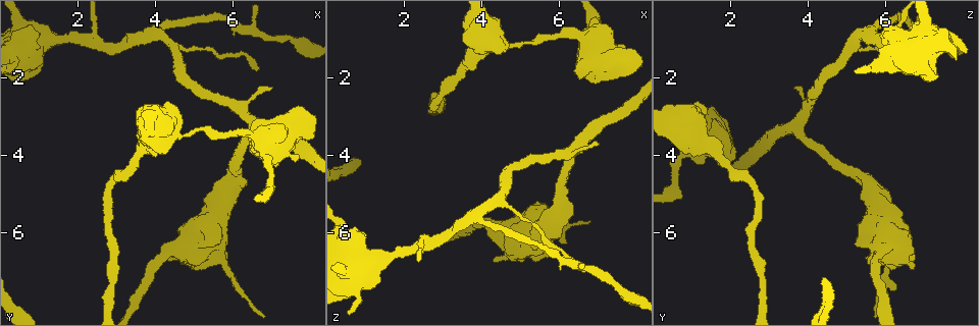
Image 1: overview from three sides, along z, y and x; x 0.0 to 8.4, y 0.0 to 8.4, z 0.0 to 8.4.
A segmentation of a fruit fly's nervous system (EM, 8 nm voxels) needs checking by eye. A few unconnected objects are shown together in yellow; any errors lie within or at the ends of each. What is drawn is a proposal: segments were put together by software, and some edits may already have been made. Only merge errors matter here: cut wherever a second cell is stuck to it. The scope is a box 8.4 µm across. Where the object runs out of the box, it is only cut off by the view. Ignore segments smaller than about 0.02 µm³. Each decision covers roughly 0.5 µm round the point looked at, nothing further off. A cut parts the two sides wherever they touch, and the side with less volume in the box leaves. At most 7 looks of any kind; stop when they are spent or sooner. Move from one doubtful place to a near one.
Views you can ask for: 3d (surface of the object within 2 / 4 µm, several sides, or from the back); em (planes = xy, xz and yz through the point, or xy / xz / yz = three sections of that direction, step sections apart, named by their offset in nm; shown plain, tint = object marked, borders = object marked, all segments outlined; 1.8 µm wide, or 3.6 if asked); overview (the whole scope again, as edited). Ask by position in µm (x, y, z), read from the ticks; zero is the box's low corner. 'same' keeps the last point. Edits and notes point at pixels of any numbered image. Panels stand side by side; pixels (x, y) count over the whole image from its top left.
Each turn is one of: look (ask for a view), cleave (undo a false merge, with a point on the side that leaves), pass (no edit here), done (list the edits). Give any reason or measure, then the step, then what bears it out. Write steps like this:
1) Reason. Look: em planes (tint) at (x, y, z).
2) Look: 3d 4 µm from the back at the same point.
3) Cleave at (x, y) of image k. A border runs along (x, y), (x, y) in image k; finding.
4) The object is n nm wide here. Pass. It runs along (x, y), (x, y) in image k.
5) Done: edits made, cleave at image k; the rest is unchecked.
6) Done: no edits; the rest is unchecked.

Arms part here. Look: 3d 2 µm from the back at (3.80, 0.85, 5.50).

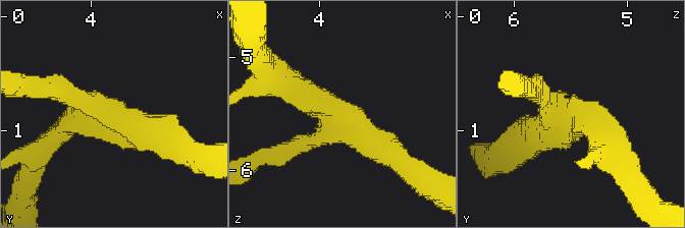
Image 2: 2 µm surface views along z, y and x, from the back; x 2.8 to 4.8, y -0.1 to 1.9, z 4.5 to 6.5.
3 arms meet here; the arms are 160, 200, 220 nm wide; now the EM. Look: em xy step 8 (tint) at (3.76, 0.90, 5.54).

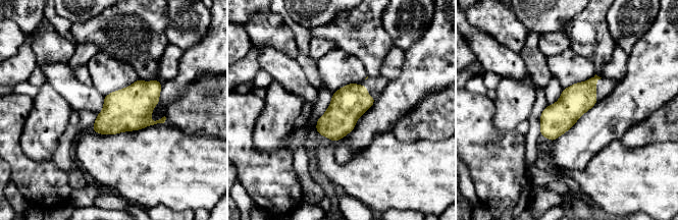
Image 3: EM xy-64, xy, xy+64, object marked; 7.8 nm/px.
Another direction. Look: em planes (borders) at the same point.

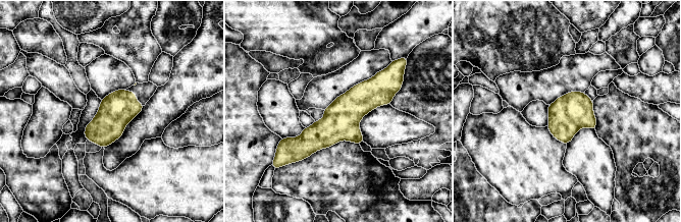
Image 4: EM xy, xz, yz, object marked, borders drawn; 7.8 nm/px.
Pass. Continuous, no second cell.

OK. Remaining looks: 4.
Thick turns thin. Look: 3d 4 µm from the back at (6.50, 3.45, 1.00).

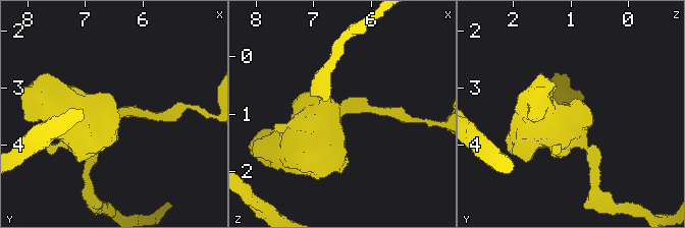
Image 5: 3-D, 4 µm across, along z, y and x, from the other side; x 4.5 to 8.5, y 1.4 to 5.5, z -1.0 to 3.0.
Shape alone is not enough. Look: em 3.6 µm planes (tint) at the same point.

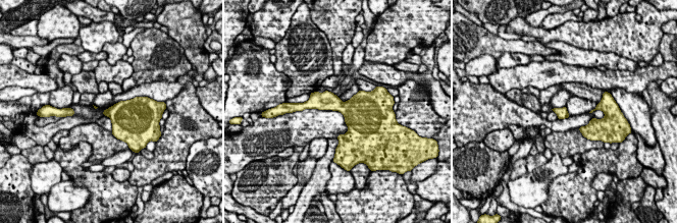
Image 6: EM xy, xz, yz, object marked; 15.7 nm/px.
Pass. All the same cell.

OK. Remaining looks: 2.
Done: no edits; the rest is unchecked.

